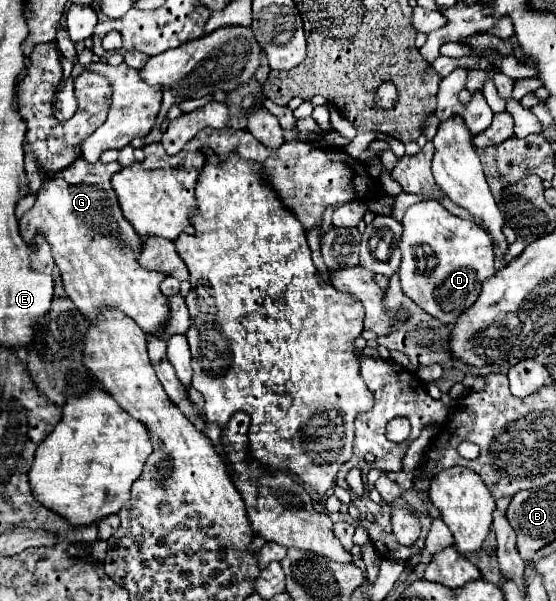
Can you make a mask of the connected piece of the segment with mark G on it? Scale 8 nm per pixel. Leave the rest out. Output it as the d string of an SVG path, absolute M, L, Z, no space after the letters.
M77 158L67 170L55 176L39 170L43 184L33 208L19 220L19 230L29 244L33 244L37 234L45 236L55 264L61 270L63 288L87 320L93 320L99 304L105 302L131 316L143 332L161 334L163 324L169 320L167 298L159 290L165 276L145 270L137 262L141 252L139 236L123 218L111 186L111 176L117 170L121 170L117 162L89 164L83 158Z

